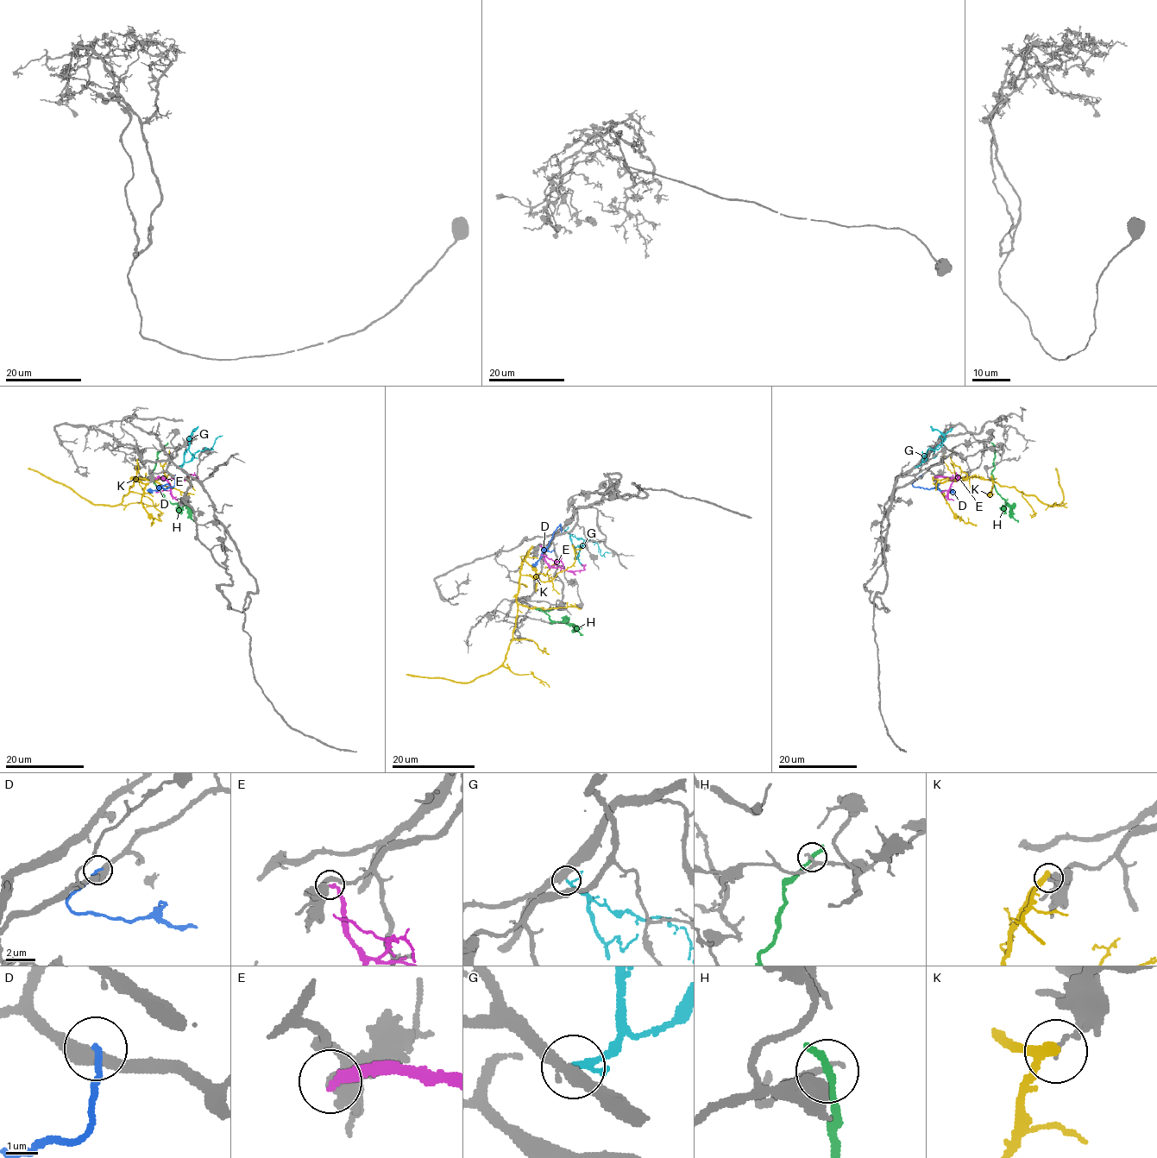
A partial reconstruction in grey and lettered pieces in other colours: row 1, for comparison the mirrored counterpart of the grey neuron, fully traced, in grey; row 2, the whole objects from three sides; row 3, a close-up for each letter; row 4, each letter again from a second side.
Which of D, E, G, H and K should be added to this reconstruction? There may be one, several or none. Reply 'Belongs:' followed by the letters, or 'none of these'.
Belongs: G

